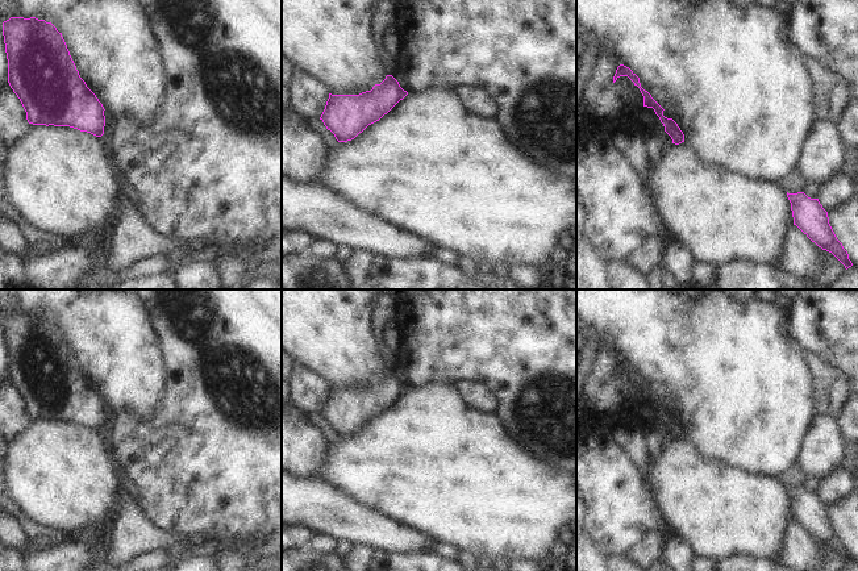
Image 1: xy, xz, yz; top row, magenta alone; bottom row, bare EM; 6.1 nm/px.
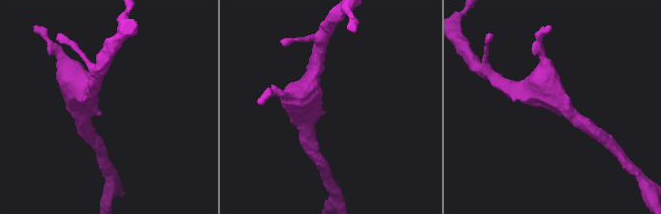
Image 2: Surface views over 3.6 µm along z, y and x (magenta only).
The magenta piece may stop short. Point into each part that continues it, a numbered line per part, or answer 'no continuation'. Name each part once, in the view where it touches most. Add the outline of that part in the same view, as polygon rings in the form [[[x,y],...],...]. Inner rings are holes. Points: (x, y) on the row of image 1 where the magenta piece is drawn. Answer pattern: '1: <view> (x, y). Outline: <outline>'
no continuation

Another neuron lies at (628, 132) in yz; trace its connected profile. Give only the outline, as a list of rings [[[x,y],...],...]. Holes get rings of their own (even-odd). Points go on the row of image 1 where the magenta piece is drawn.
[[[628,105],[607,121],[599,118],[599,130],[595,136],[609,137],[615,147],[617,147],[632,163],[632,166],[642,175],[644,186],[649,188],[649,141],[653,137],[662,138],[665,143],[672,143],[671,137],[665,132],[665,126],[653,108],[644,107],[633,109]]]

